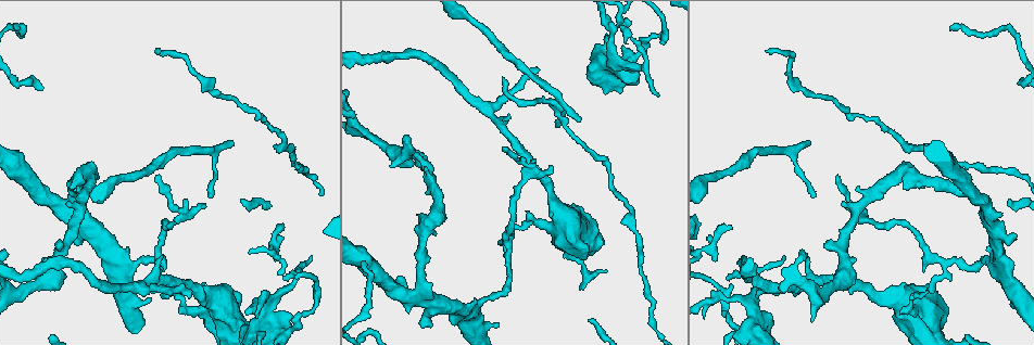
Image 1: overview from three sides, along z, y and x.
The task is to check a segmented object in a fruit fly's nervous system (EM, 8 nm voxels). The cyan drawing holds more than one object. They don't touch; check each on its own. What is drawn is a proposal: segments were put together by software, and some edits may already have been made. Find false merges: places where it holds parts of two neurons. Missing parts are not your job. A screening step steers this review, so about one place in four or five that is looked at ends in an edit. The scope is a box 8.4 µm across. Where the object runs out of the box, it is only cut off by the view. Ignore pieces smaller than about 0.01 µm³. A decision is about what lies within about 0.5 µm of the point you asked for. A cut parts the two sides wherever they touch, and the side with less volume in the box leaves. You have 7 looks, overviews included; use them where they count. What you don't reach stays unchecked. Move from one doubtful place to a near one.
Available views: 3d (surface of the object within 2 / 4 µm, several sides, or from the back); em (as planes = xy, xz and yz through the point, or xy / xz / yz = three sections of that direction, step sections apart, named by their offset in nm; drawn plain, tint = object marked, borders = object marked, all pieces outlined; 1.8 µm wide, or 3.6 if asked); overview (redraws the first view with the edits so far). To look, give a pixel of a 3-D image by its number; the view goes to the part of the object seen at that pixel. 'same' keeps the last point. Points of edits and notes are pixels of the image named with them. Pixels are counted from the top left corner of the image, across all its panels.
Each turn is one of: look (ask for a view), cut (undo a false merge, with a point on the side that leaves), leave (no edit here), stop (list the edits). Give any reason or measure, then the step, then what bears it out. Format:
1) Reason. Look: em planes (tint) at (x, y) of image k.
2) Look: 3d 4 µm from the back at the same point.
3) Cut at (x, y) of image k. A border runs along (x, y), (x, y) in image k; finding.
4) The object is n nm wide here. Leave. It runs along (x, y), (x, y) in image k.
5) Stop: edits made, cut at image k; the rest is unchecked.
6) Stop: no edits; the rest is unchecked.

Abrupt turn. Look: em xz step 8 (tint) at (759, 273) of image 1.

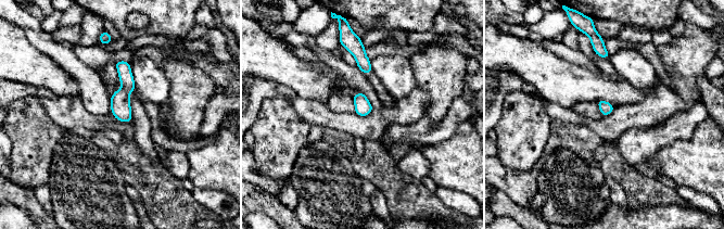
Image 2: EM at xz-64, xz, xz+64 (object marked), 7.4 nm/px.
Leave. It runs along (123, 63), (125, 74), (125, 119) in image 2; all the same neuron.

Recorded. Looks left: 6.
Arms part here. Look: em planes (tint) at (527, 176) of image 1.

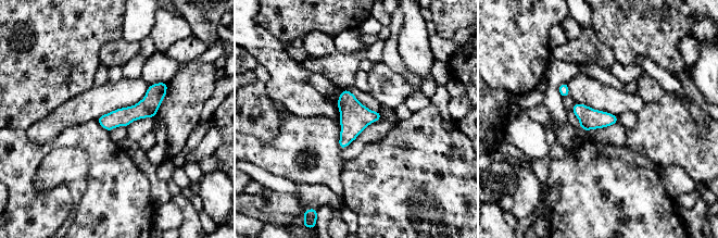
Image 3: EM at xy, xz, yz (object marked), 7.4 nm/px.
Leave. It runs along (164, 85), (138, 111), (100, 120) in image 3; continuous, no second neuron.

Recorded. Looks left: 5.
Branch point. Look: em planes (tint) at (943, 265) of image 1.

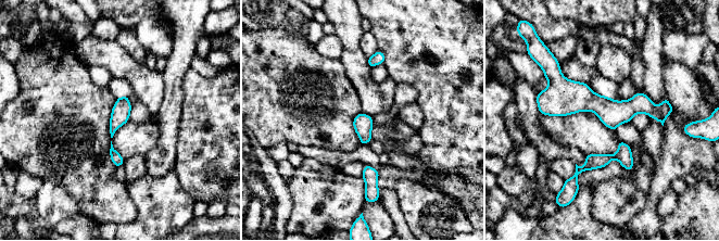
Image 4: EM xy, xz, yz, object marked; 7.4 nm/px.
The object is 140 nm wide here. Leave. One neuron here.

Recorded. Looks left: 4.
Stop: no edits; the rest is unchecked.

